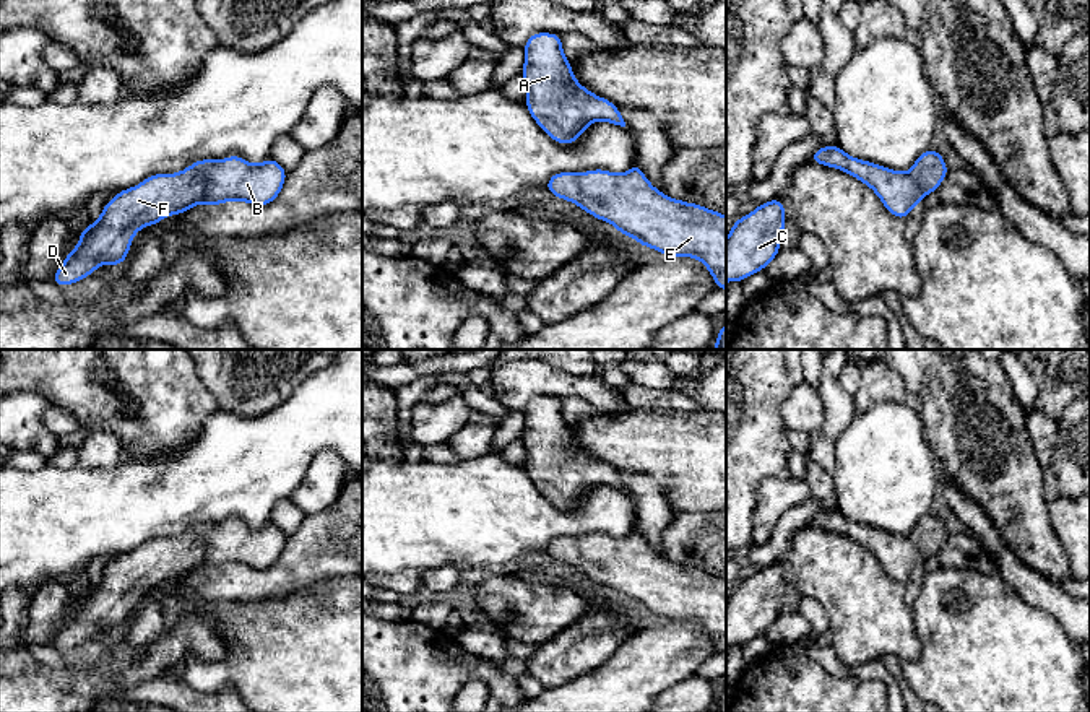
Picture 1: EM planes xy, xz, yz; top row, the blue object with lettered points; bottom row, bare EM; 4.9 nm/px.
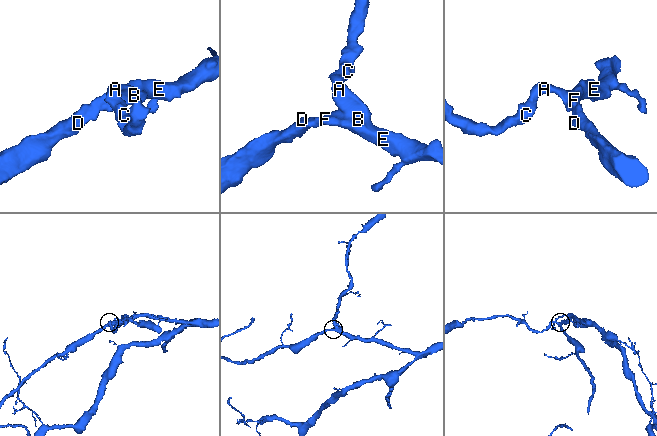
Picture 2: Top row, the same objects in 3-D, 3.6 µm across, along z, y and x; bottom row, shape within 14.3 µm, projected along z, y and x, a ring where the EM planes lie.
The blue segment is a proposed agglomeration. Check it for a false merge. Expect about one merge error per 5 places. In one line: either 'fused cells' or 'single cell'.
single cell

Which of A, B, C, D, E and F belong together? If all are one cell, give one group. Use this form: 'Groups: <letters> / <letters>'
Groups: A B C D E F

